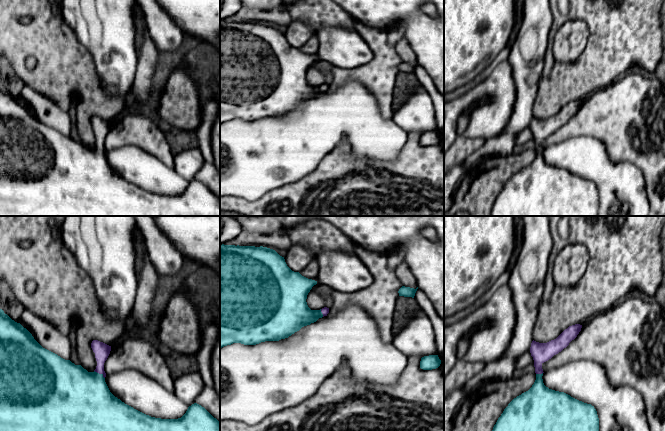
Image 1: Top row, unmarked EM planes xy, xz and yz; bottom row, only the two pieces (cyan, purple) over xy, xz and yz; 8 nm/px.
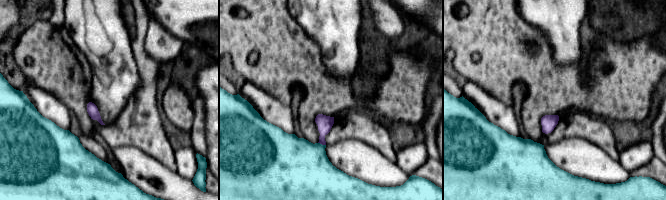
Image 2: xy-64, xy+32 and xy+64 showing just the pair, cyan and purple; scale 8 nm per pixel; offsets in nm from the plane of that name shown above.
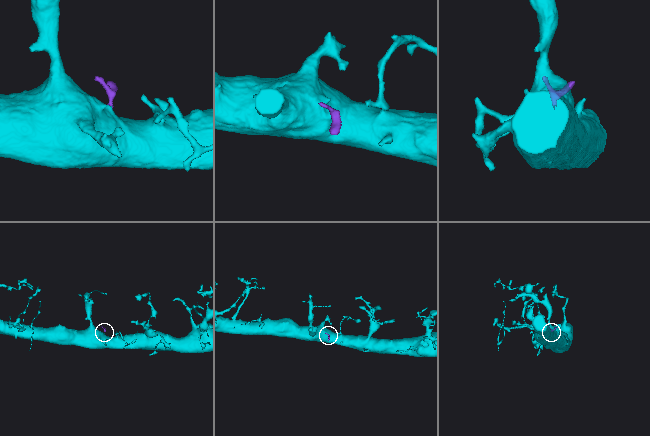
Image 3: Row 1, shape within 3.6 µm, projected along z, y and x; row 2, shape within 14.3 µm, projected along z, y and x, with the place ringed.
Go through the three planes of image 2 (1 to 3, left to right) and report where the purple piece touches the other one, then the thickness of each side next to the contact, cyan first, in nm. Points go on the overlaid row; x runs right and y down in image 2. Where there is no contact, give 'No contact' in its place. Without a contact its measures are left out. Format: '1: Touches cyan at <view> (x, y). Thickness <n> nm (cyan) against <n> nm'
1: No contact
2: Touches cyan at xy+32 (321, 144). Thickness 440 nm (cyan) against 120 nm
3: No contact

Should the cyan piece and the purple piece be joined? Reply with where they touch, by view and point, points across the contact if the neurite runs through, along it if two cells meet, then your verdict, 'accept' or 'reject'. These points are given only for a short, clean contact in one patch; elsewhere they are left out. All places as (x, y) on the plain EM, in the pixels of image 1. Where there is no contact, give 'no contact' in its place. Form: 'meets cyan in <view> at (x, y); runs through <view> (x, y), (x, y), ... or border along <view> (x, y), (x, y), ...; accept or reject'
meets cyan in xy at (100, 150); runs through xy (82, 175), (100, 150), (101, 126); accept

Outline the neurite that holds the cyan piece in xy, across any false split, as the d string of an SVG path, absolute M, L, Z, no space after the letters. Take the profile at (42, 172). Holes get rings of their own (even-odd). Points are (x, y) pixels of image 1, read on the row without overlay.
M0 85L0 216L220 216L220 198L204 183L194 179L178 195L146 191L125 180L109 166L104 139L111 122L93 116L96 145L88 148L43 124L20 99Z

